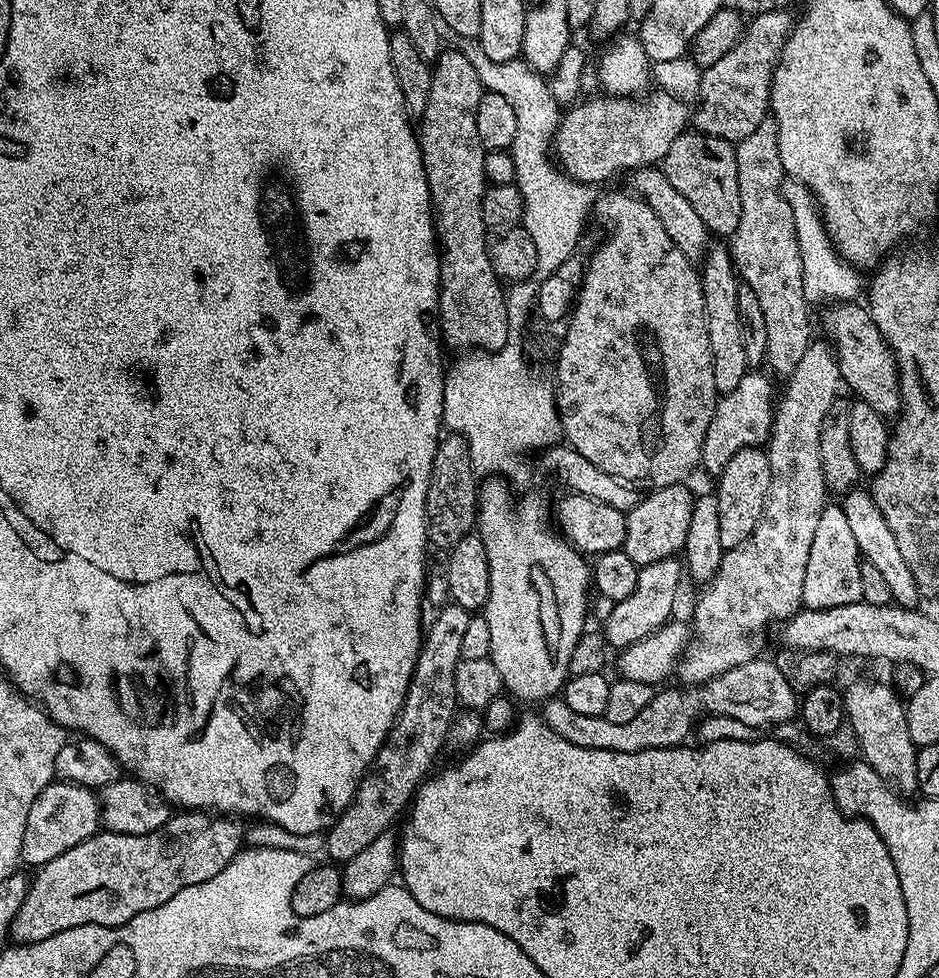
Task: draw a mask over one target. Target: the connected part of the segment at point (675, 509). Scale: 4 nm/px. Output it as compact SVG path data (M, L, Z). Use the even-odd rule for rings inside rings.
M687 483L671 484L665 488L649 491L626 514L626 538L623 552L637 565L643 566L650 562L662 562L673 559L683 553L686 534L690 530L690 514L694 492L688 489Z

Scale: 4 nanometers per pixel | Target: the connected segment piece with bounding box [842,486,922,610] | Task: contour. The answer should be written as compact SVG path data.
M860 486L853 487L843 493L842 507L846 514L846 522L854 533L854 542L858 542L858 550L863 563L875 566L882 574L883 580L888 584L893 603L900 608L910 610L919 607L921 594L918 590L918 582L914 582L914 574L910 574L910 566L906 566L902 554L898 551L898 542L891 532L886 518L882 518L882 512L874 502L871 491L860 489Z

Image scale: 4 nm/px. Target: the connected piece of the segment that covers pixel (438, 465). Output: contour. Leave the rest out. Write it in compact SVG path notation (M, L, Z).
M448 434L441 439L434 454L434 466L430 470L430 486L426 490L426 522L428 543L433 549L447 550L470 535L476 528L478 511L477 469L472 466L468 443L460 436Z

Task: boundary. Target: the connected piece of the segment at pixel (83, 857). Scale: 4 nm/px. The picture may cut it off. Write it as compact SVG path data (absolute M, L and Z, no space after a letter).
M184 810L173 814L163 826L150 834L97 831L96 835L86 838L86 842L78 842L78 846L66 850L66 854L58 854L58 858L50 858L50 862L35 869L36 877L31 877L22 906L18 906L18 912L11 922L10 936L13 936L16 944L33 944L42 942L42 938L54 938L54 934L62 934L62 930L74 930L74 926L97 924L117 928L128 924L130 918L146 910L154 910L162 906L162 902L170 902L178 890L198 886L198 882L206 882L218 875L240 853L245 843L239 823L239 819L228 814Z

